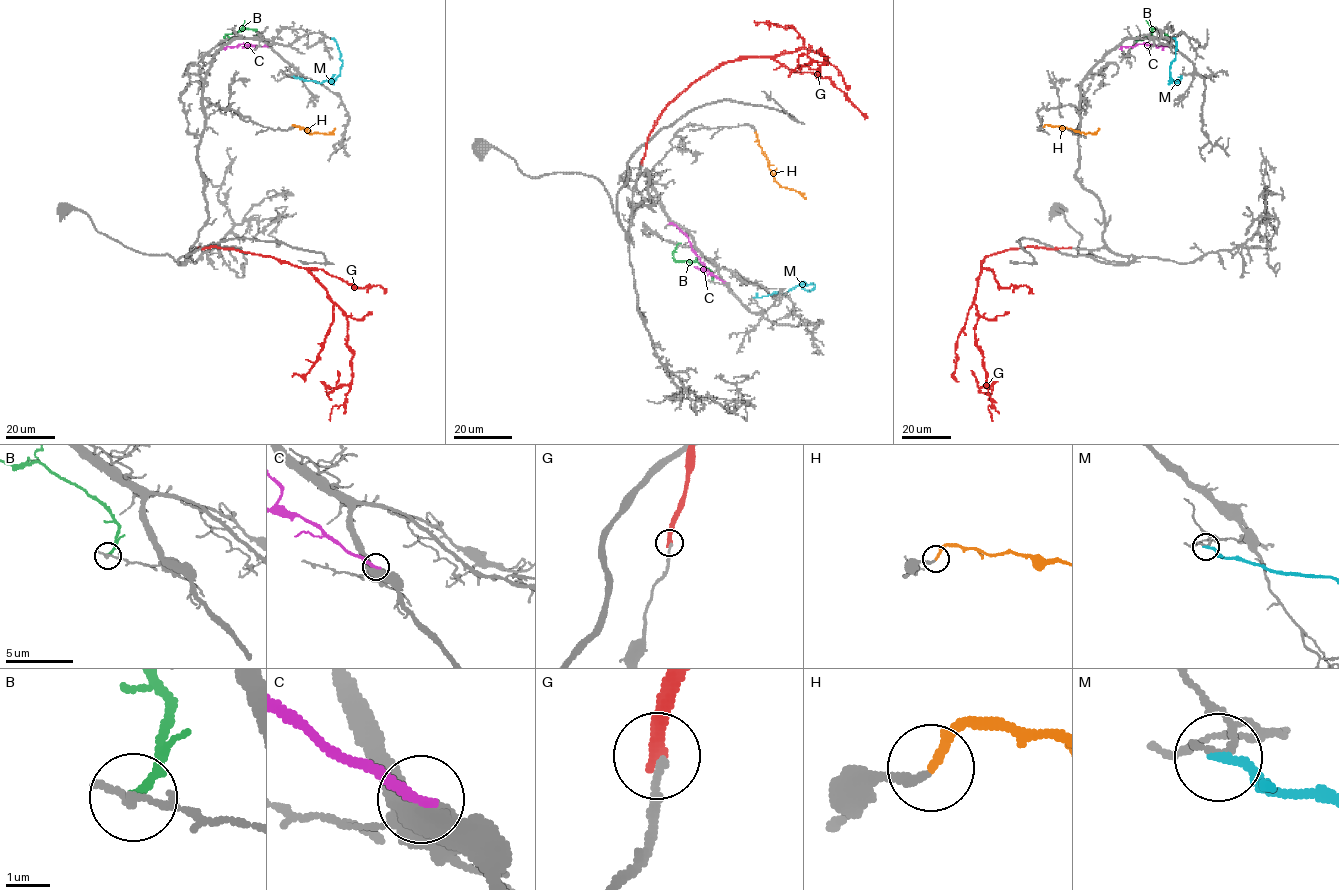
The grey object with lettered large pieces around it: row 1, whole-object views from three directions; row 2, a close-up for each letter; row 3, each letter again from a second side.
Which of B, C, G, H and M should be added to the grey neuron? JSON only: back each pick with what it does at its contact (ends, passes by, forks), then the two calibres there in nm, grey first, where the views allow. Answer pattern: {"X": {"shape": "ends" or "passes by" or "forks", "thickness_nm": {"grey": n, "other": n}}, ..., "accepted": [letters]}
{"H": {"shape": "ends", "thickness_nm": {"grey": 200, "other": 220}}, "accepted": ["H"]}

